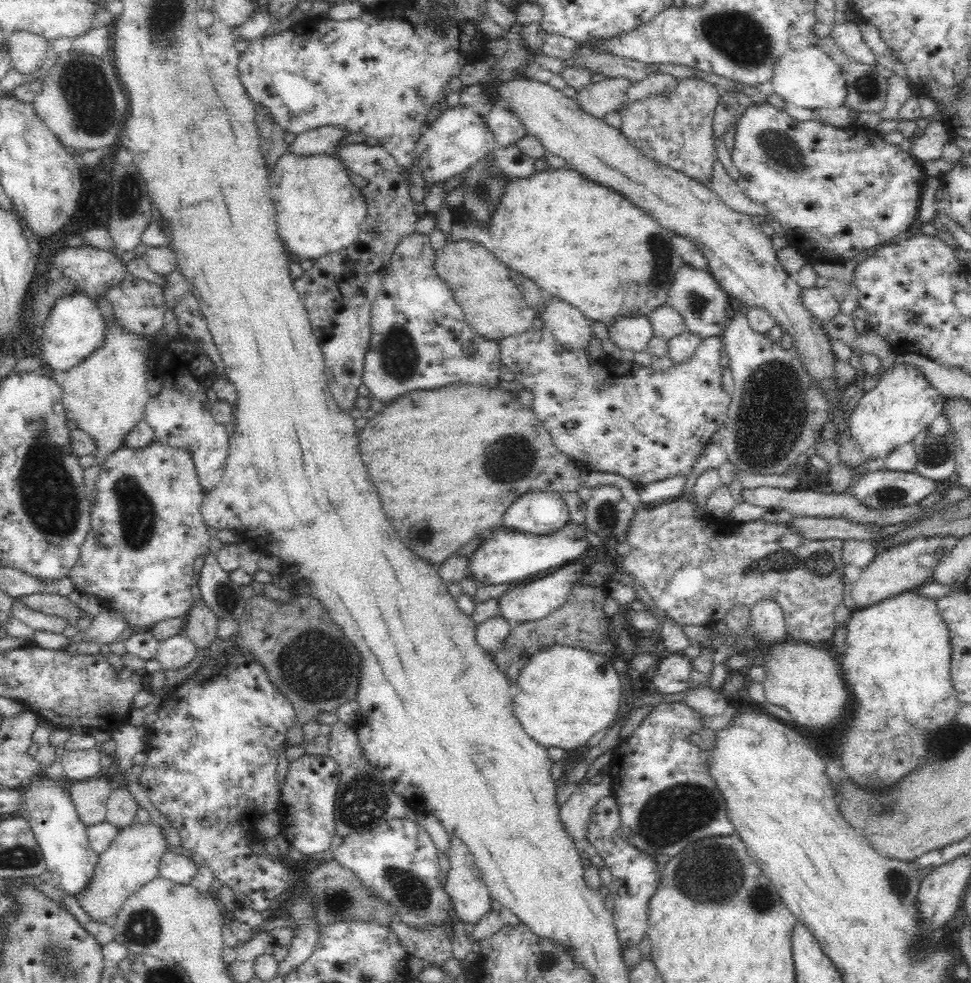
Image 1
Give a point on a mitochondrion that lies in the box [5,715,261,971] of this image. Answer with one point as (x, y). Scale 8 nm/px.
(142, 927)

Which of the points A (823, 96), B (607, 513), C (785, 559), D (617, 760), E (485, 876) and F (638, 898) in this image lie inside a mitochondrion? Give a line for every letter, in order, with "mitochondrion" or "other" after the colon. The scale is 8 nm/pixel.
A: other
B: mitochondrion
C: mitochondrion
D: other
E: other
F: other

